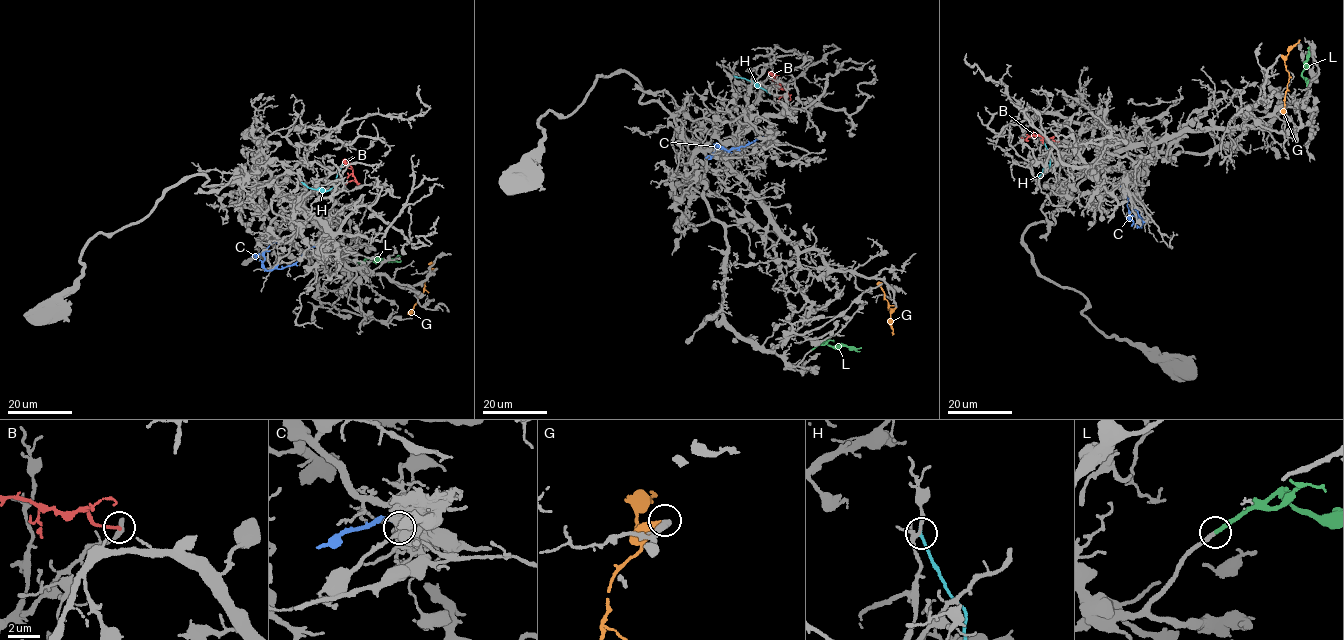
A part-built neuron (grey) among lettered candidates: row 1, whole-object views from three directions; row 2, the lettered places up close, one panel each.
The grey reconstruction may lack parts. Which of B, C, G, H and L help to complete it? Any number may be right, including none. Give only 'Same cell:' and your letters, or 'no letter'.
Same cell: L

